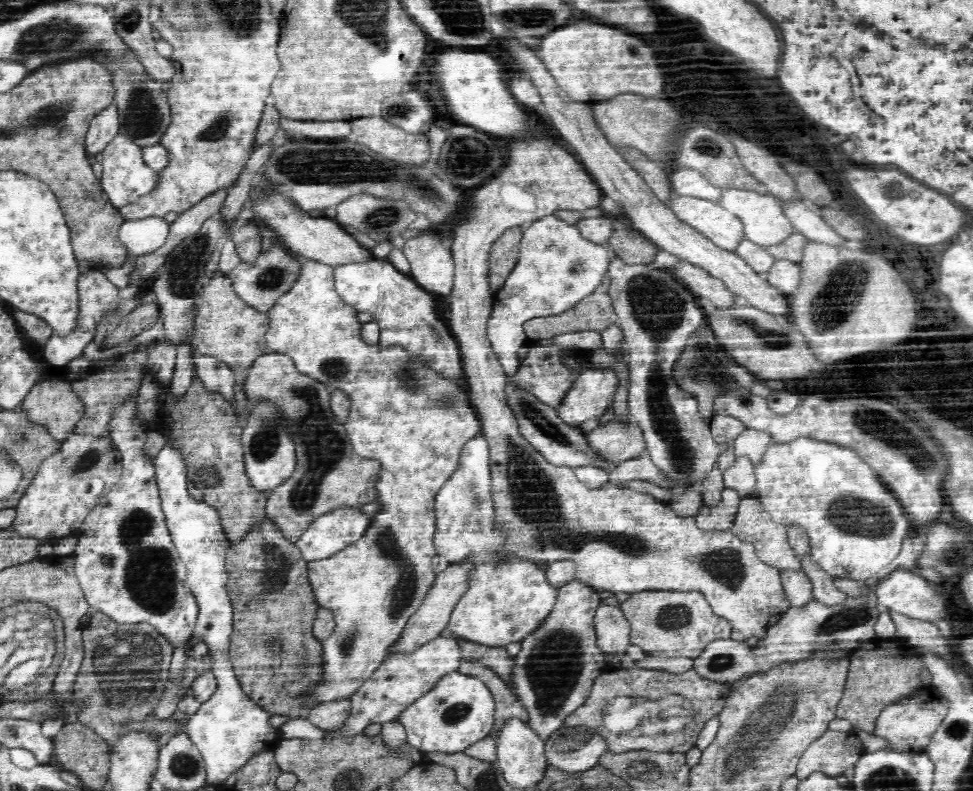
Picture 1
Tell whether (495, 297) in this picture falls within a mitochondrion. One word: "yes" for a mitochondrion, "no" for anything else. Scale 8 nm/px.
no

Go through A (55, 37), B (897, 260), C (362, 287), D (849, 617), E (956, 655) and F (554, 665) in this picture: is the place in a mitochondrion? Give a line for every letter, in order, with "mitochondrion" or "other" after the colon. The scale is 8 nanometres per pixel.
A: mitochondrion
B: other
C: other
D: mitochondrion
E: other
F: mitochondrion

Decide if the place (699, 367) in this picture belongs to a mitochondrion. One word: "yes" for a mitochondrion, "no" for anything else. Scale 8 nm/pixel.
yes

